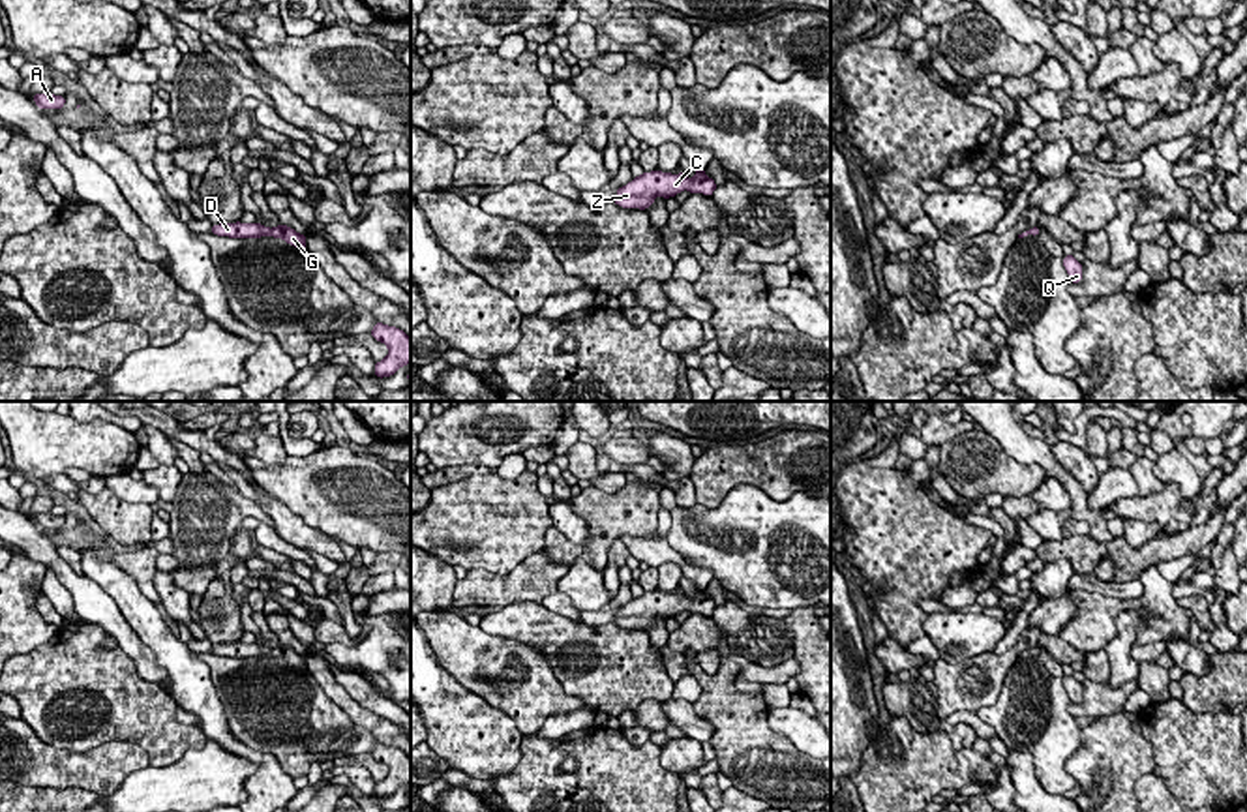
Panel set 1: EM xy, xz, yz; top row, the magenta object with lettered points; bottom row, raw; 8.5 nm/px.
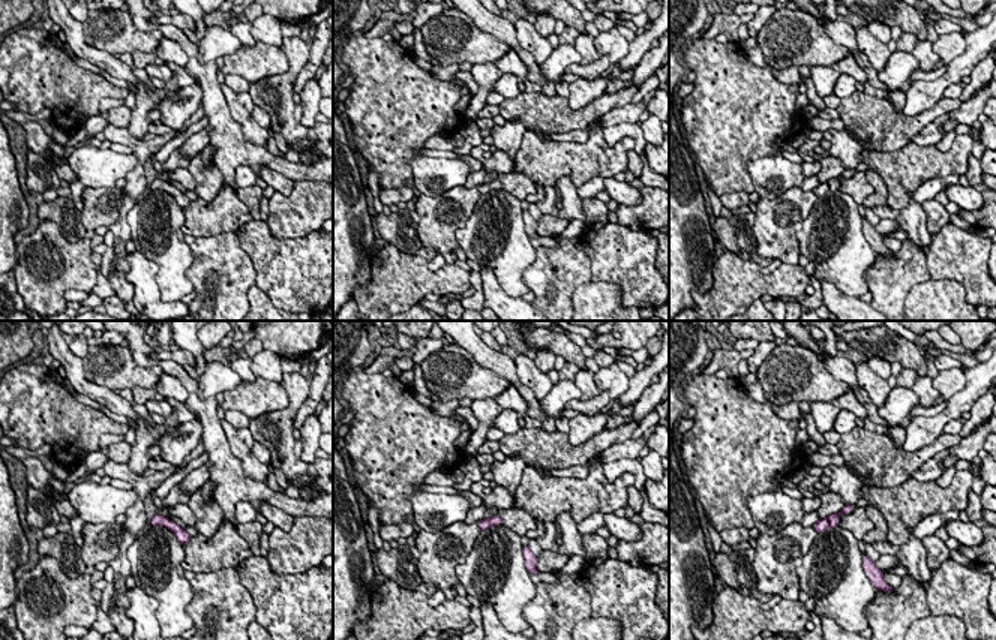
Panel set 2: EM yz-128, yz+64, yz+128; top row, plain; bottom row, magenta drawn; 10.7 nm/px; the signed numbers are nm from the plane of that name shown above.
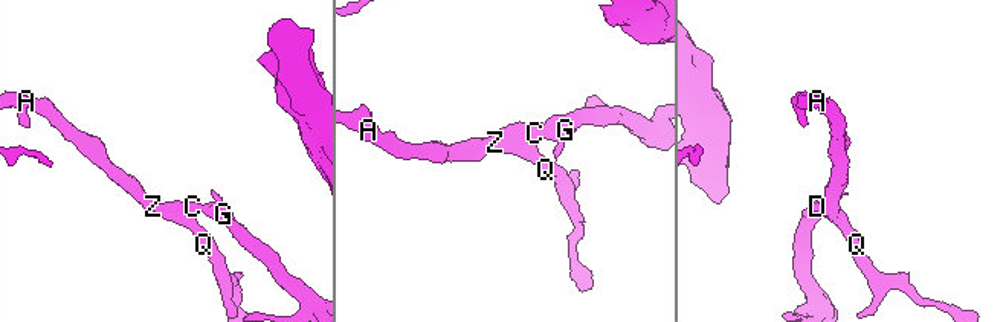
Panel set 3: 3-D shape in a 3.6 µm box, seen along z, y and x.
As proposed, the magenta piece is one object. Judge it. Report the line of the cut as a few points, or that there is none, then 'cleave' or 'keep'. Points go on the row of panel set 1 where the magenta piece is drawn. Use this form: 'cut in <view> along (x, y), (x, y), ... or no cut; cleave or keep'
no cut; keep

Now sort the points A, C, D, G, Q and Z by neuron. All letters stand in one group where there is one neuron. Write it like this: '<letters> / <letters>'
A C D G Q Z

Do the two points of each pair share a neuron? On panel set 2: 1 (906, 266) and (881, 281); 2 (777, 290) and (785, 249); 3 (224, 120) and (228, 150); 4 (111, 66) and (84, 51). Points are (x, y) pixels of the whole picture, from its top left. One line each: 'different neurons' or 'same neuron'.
1: same neuron
2: different neurons
3: same neuron
4: same neuron

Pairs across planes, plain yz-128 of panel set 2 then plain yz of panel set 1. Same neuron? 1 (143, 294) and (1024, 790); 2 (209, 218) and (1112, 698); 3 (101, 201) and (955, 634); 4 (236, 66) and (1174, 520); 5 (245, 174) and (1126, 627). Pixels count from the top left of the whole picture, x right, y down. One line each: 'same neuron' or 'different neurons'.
1: same neuron
2: same neuron
3: different neurons
4: same neuron
5: different neurons

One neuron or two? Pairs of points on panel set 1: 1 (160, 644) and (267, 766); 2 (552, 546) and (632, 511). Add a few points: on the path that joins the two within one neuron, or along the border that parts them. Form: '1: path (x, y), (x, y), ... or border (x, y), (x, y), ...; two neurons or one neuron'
1: path (188, 677), (214, 726), (233, 745); one neuron
2: path (572, 552), (591, 552), (612, 531); one neuron

